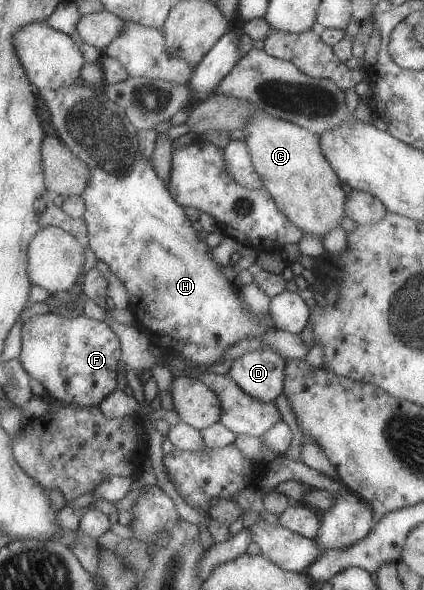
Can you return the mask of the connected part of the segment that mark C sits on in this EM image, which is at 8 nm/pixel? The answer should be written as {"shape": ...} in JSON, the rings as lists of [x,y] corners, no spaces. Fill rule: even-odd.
{"shape":[[[265,111],[250,115],[246,127],[246,147],[252,155],[254,171],[262,177],[264,189],[270,192],[278,209],[290,223],[298,226],[302,233],[310,233],[324,239],[324,235],[340,227],[346,217],[348,199],[342,181],[321,152],[318,134],[302,129],[298,125],[276,119]]]}

